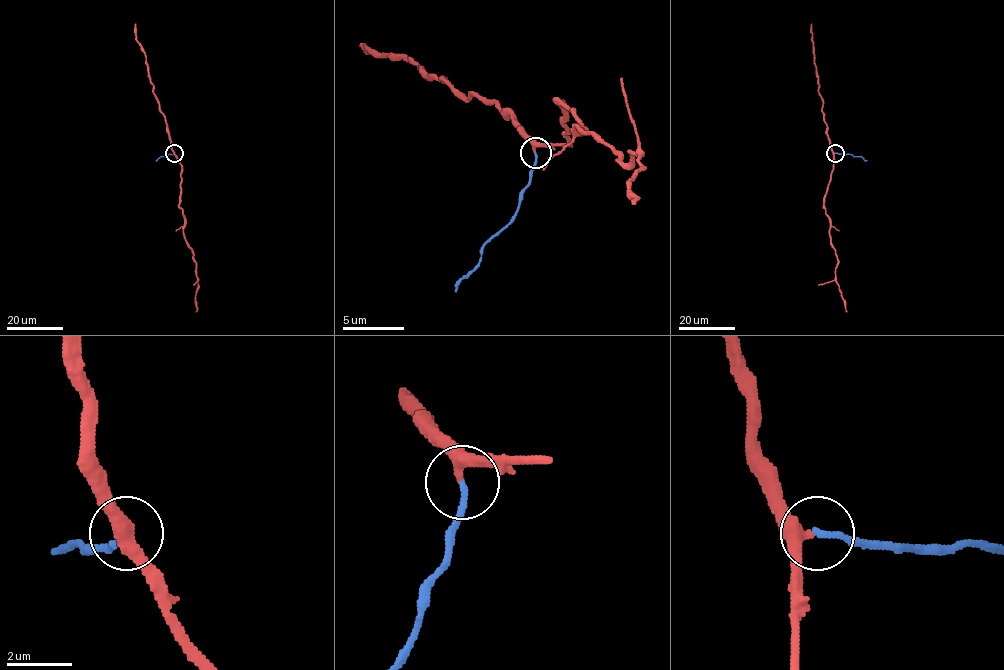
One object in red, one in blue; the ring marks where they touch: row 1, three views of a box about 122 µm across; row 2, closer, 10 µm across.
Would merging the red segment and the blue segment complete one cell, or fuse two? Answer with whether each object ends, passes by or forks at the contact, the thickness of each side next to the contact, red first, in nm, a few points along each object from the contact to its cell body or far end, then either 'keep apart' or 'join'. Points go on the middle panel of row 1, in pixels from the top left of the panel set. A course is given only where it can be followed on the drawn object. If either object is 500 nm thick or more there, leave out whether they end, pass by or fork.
red passes by; blue ends; calibres 380 and 200 nm; course red (533, 154), (570, 141), (557, 104), (623, 163), (638, 154), (641, 166), (629, 181), (632, 203); course blue (536, 154), (517, 212), (483, 246), (477, 265), (458, 284), (455, 293); join

